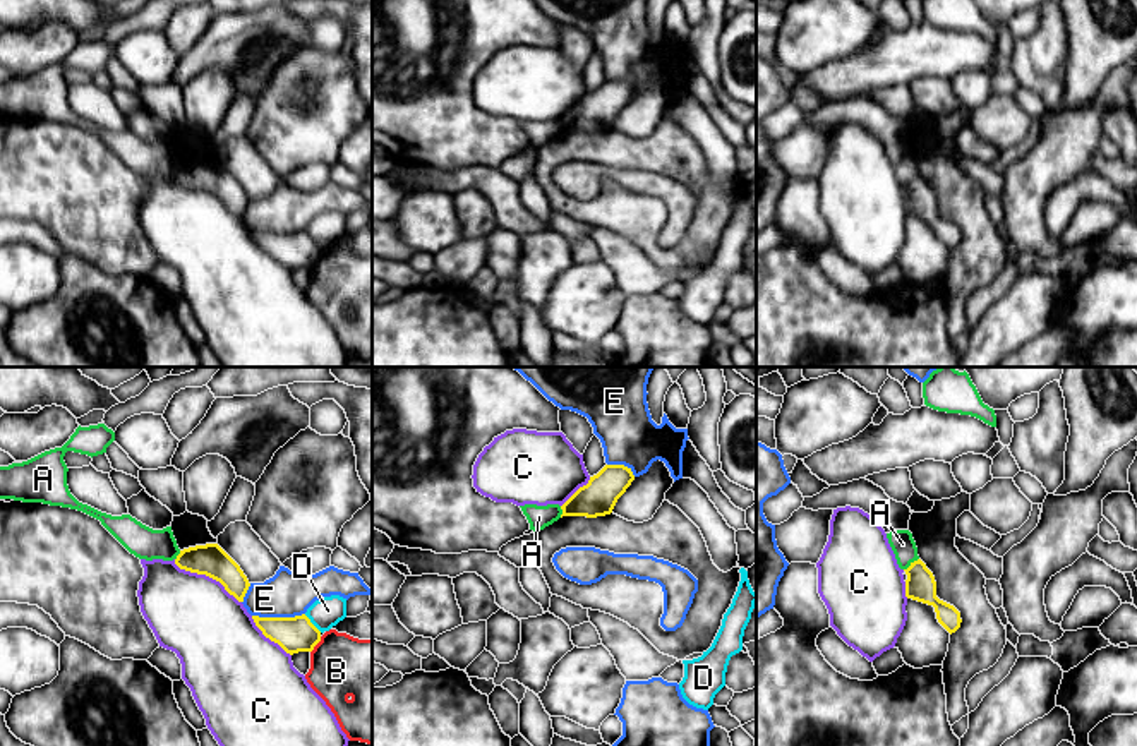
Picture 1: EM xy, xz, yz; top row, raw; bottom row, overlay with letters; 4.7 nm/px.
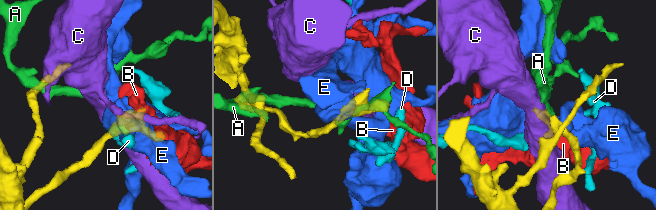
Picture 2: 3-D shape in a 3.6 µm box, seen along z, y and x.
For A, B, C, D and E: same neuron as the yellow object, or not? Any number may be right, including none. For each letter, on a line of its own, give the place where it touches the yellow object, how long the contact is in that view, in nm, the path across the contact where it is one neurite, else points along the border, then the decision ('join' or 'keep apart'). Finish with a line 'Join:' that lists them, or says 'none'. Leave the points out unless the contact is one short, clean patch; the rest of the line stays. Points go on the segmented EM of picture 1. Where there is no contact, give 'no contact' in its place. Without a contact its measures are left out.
A: contact yz (911, 563); length 90 nm; border yz (918, 558), (904, 570); keep apart
B: contact xy (316, 643); length 90 nm; border xy (321, 637), (311, 652); keep apart
C: contact xy (206, 575); length 380 nm; keep apart
D: contact xy (311, 623); length 120 nm; border xy (304, 614), (321, 631); keep apart
E: contact xy (278, 618); length 240 nm; keep apart
Join: none

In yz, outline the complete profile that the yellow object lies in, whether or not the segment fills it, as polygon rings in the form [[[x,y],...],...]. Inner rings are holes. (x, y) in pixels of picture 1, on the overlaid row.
[[[917,559],[911,563],[911,566],[904,571],[907,575],[905,597],[933,605],[938,623],[950,635],[955,633],[962,623],[960,612],[954,605],[936,597],[936,581],[933,573],[926,568],[926,564],[921,559]]]

